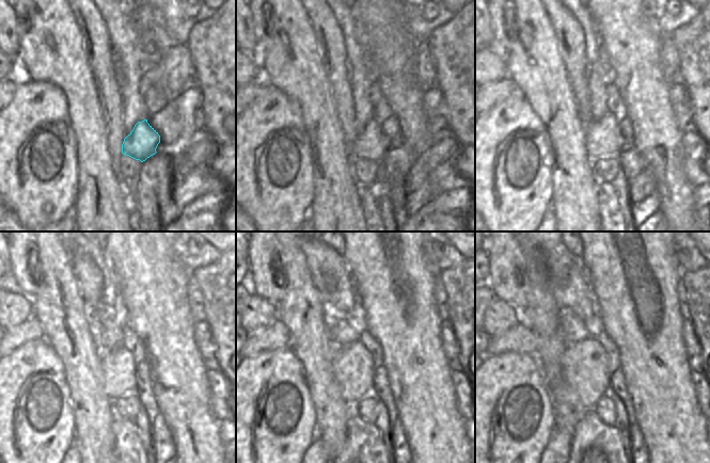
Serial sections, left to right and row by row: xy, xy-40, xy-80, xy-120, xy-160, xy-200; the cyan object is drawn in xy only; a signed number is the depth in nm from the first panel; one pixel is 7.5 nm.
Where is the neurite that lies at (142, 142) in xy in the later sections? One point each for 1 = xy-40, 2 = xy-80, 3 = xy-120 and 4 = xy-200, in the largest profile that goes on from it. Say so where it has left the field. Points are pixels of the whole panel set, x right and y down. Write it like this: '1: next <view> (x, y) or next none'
1: next xy-40 (372, 143)
2: next xy-80 (602, 139)
3: next xy-120 (119, 369)
4: next xy-200 (585, 365)

